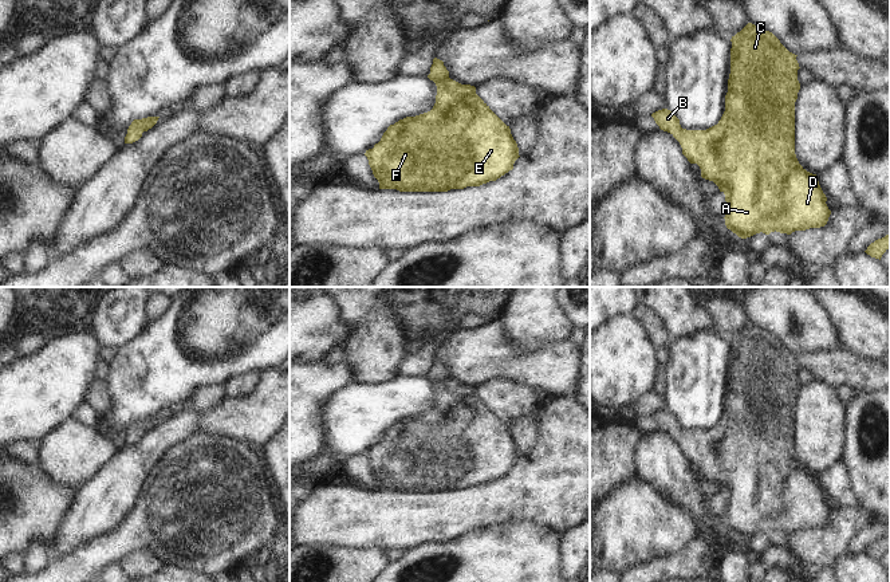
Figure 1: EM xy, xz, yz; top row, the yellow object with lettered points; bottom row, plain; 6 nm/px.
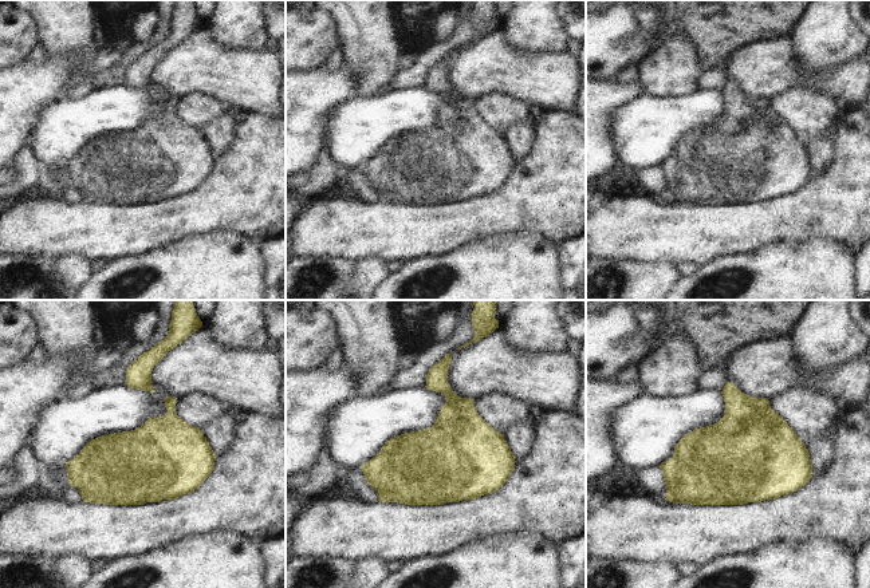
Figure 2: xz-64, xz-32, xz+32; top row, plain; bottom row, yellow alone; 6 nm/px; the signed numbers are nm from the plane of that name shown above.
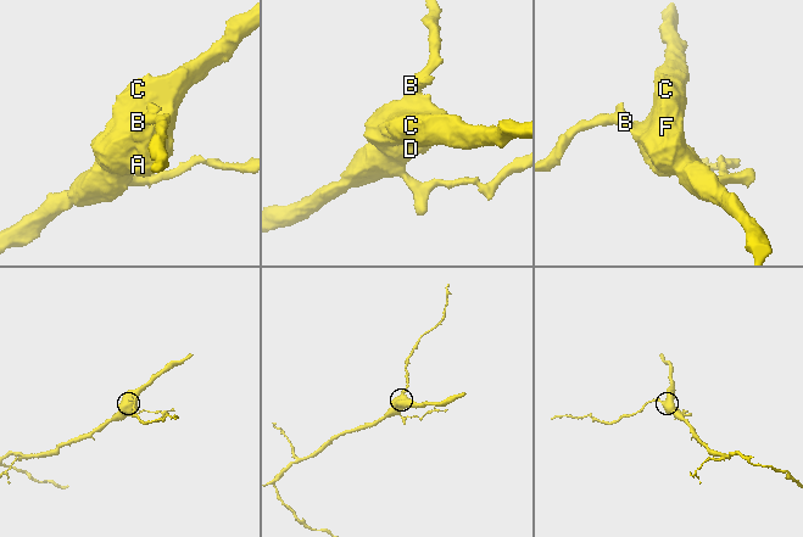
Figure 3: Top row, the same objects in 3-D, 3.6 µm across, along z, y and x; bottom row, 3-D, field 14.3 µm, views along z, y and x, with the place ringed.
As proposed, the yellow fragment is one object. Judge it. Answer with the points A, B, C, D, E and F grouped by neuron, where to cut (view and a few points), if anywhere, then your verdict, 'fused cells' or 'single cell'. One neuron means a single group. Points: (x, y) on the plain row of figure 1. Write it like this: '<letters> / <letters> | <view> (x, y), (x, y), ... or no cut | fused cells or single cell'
A B C D E F | no cut | single cell

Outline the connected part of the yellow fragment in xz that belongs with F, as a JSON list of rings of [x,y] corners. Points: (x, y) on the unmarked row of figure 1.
[[[437,358],[428,378],[437,386],[433,409],[390,425],[381,441],[365,453],[379,489],[448,492],[480,487],[512,471],[520,457],[517,444],[509,426],[476,394],[476,388],[450,380]]]

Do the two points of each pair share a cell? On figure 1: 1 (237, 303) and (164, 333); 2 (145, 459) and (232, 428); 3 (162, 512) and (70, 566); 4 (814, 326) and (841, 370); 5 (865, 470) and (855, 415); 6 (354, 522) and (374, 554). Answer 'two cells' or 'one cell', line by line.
1: one cell
2: one cell
3: one cell
4: two cells
5: one cell
6: two cells

